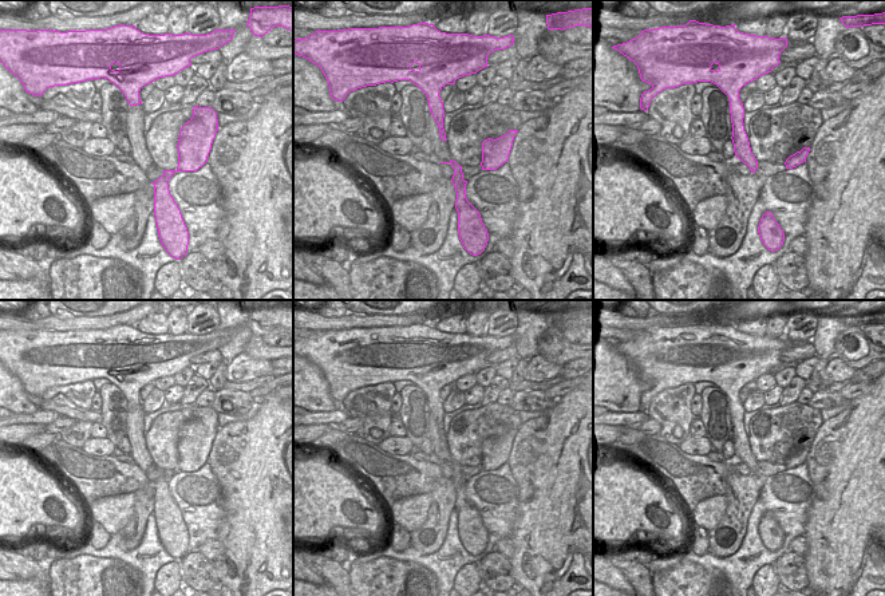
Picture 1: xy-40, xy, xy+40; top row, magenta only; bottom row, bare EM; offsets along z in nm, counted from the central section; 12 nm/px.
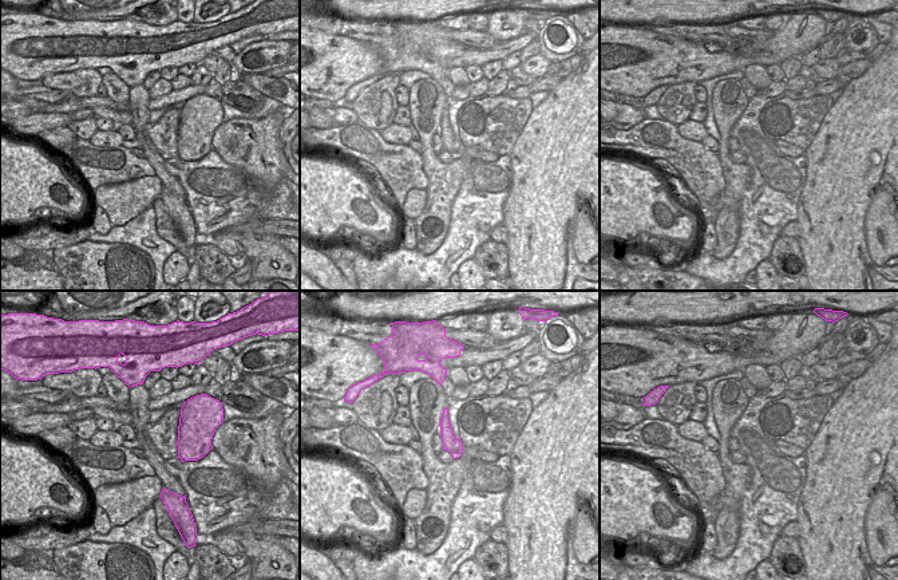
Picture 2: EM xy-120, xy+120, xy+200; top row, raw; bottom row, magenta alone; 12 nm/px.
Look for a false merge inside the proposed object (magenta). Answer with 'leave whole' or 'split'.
leave whole

